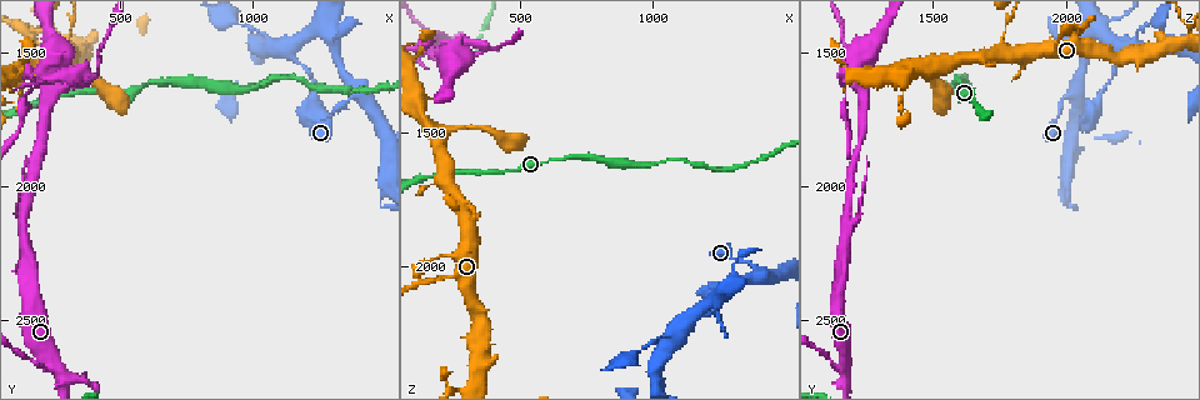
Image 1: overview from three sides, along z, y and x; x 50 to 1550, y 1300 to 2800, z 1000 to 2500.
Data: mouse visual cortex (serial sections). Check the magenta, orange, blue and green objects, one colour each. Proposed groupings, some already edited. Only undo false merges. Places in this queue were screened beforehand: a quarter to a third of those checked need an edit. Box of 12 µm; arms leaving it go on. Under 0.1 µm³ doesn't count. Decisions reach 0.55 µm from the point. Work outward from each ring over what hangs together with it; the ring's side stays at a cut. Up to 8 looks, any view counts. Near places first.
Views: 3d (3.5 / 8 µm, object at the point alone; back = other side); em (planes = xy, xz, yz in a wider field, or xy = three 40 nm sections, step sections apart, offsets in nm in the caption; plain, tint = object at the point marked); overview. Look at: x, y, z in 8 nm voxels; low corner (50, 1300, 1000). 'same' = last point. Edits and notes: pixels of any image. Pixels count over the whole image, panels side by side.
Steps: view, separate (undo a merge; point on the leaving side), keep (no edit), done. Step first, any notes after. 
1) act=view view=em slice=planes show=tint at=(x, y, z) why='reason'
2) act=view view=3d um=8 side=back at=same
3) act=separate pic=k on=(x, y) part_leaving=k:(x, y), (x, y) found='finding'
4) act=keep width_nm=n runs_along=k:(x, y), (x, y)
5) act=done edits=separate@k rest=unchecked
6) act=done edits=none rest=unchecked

act=view view=3d um=3.5 at=(320, 1400, 1780) why='narrows sharply'

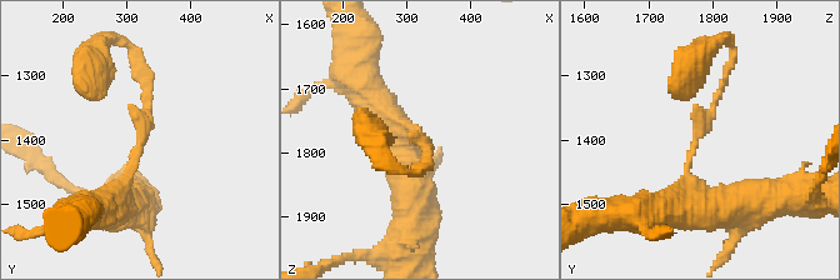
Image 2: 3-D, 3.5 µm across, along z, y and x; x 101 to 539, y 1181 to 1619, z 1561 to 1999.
act=view view=em slice=xy step=3 show=tint at=(320, 1395, 1770) arm_widths_nm=100,300

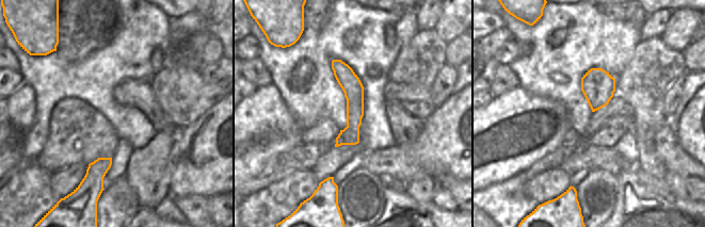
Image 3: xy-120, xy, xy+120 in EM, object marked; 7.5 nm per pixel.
act=keep runs_along=2:(704, 208), (689, 158), (726, 78) found='continuous, no second cell'

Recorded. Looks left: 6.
act=view view=3d um=3.5 side=back at=(1150, 1520, 2190) why='four-way junction'

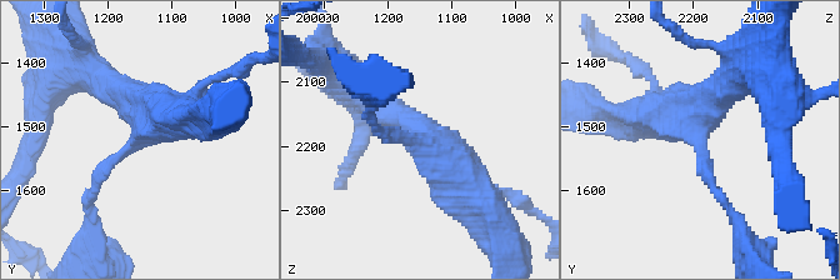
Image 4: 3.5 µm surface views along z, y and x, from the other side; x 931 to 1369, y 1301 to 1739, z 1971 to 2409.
act=view view=em slice=xy step=3 show=tint at=(1155, 1510, 2200) arms=4 arm_widths_nm=150,200,400,450 why='need the tissue'

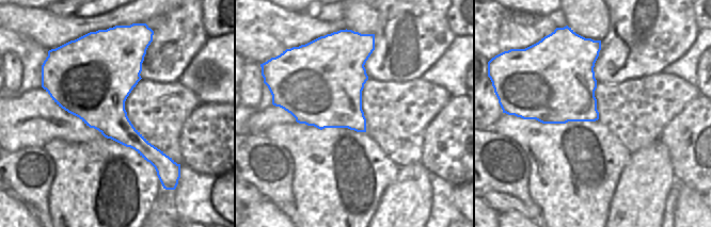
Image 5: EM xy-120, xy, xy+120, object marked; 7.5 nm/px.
act=keep runs_along=4:(373, 100), (426, 138), (488, 209) found='all the same cell'

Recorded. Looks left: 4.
act=view view=3d um=3.5 at=(230, 2660, 1170)

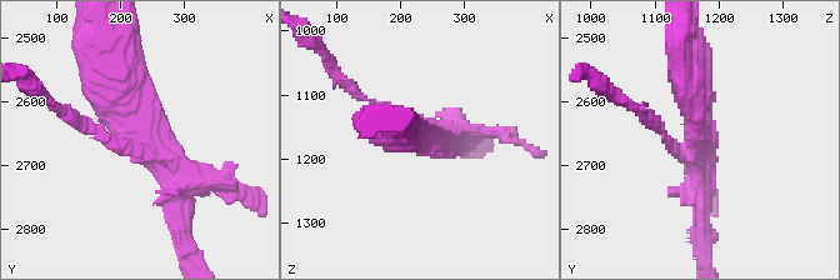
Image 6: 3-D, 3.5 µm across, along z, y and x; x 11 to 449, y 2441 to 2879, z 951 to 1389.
act=view view=em slice=xy step=2 show=tint at=(240, 2665, 1170) why='shape alone is not enough'

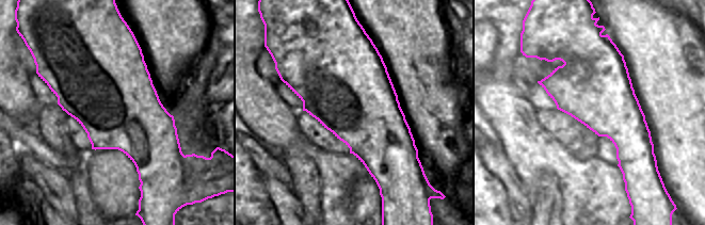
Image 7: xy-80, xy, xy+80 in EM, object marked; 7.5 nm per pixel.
act=view view=em slice=xy step=1 show=tint at=same

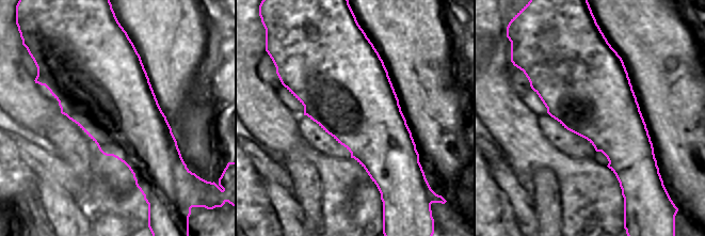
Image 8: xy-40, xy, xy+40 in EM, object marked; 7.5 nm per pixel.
act=separate pic=6 on=(98, 128) arm_widths_nm=100,250,450 part_leaving=6:(130, 150), (84, 131), (45, 96) found='a second cell is stuck on'

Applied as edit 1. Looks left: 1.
act=done edits=separate@6 rest=unchecked

